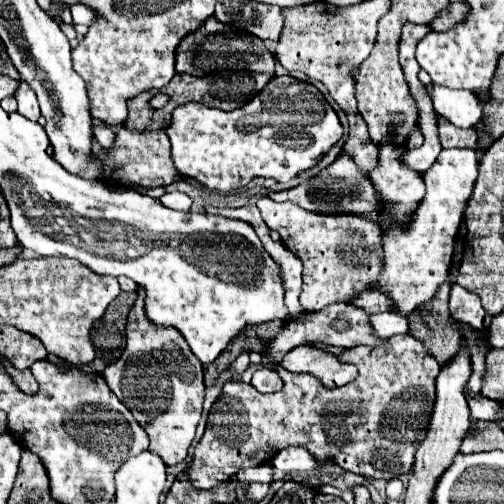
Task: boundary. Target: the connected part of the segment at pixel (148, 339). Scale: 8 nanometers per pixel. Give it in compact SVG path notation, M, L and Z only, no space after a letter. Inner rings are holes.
M137 290L137 300L127 316L127 346L115 364L103 370L103 378L111 392L131 408L139 424L149 434L149 448L157 452L167 466L175 466L187 458L187 450L195 438L195 428L203 408L203 364L191 352L183 334L173 326L151 324L145 316L145 292Z

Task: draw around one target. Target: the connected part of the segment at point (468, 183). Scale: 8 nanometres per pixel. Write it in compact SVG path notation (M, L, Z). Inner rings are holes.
M451 148L443 150L437 162L423 174L427 192L415 220L411 222L411 232L387 232L383 230L383 248L385 248L385 270L379 278L377 288L389 294L399 304L399 314L407 316L417 306L429 302L439 286L447 280L455 238L463 222L463 212L471 198L473 184L477 180L477 156L471 150Z

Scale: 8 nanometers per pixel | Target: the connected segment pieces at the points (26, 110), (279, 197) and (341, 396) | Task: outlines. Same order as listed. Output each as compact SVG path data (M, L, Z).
M21 82L19 90L15 92L15 98L17 98L17 106L19 106L17 112L19 112L19 114L27 116L29 120L39 120L41 112L39 112L37 96L35 96L35 92L33 92L25 82Z
M339 154L337 160L321 170L311 180L283 192L269 194L277 202L293 202L301 208L313 212L359 212L361 216L371 216L375 224L379 224L379 212L375 212L375 188L371 188L371 180L365 178L359 170L355 170L353 160L347 154Z
M411 334L389 338L387 348L355 346L345 349L338 355L338 359L357 366L361 376L347 386L327 388L311 374L293 374L279 362L269 360L269 370L277 372L285 382L281 392L263 394L251 384L227 382L209 412L205 434L195 448L195 460L187 468L193 486L199 490L209 490L213 484L233 478L243 468L269 462L279 450L287 446L303 446L317 462L331 460L343 470L369 478L393 480L401 474L409 474L415 464L415 452L427 436L429 416L435 406L435 378L441 370L437 360Z

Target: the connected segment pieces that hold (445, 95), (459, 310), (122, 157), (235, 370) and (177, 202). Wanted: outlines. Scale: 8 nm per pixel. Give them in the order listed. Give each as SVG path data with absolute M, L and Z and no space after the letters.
M433 86L433 106L459 128L473 128L481 122L481 102L469 90L451 90Z
M457 284L451 288L449 312L451 312L453 318L457 318L457 320L463 318L463 322L467 322L475 328L485 328L487 330L489 324L491 324L491 316L483 310L481 300L475 294L467 292L465 288L459 288Z
M121 128L117 132L115 148L109 148L107 154L109 158L103 160L103 176L101 180L107 184L139 184L145 188L157 188L157 186L167 186L173 180L177 180L175 170L171 168L171 158L169 158L169 140L163 130L153 130L153 132L127 132L127 128Z
M243 352L243 356L239 356L235 362L231 362L231 364L227 366L227 370L229 370L233 376L241 376L241 374L247 370L247 366L249 366L249 354Z
M181 192L163 194L159 200L161 200L165 206L169 206L169 208L173 208L173 210L183 210L183 212L187 212L187 210L191 208L191 204L193 204L193 200L191 200L187 194L181 194Z

